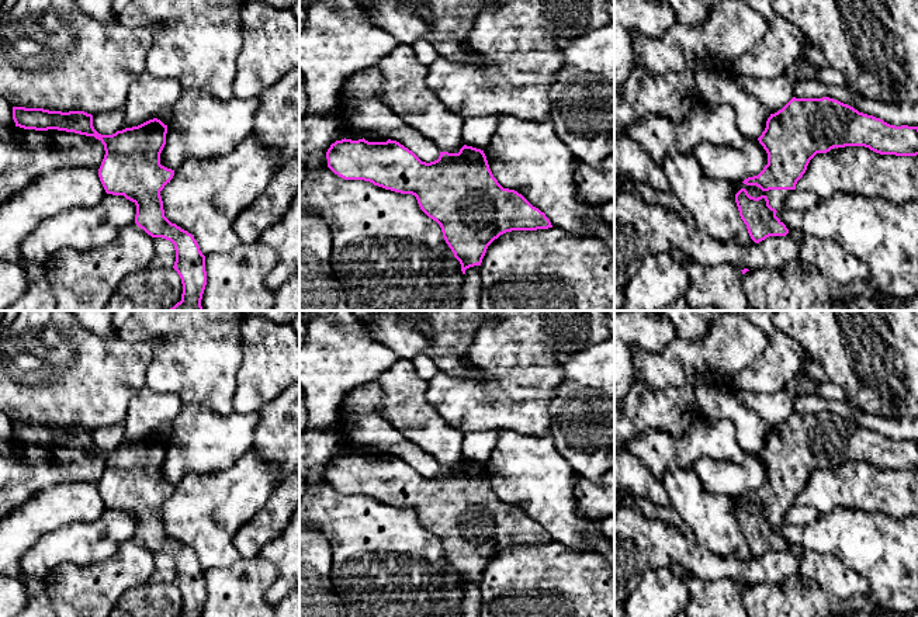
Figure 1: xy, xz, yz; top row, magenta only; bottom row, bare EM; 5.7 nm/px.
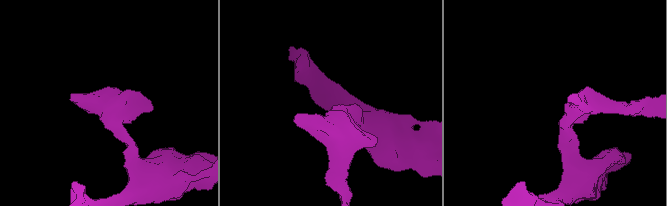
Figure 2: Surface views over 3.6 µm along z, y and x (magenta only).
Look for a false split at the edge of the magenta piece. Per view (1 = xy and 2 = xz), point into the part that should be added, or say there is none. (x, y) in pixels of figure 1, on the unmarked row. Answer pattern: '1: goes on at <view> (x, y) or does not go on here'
1: does not go on here
2: does not go on here

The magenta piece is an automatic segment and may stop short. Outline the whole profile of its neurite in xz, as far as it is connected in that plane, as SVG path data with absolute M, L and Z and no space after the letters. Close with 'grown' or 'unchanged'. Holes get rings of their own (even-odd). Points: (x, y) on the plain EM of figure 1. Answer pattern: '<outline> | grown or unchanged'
M342 454L326 467L328 482L344 495L364 495L401 509L416 512L420 524L436 535L461 586L481 580L488 561L512 545L552 543L550 534L522 509L503 503L493 492L484 465L464 460L458 468L440 467L437 475L422 476L396 455L368 457Z | unchanged

